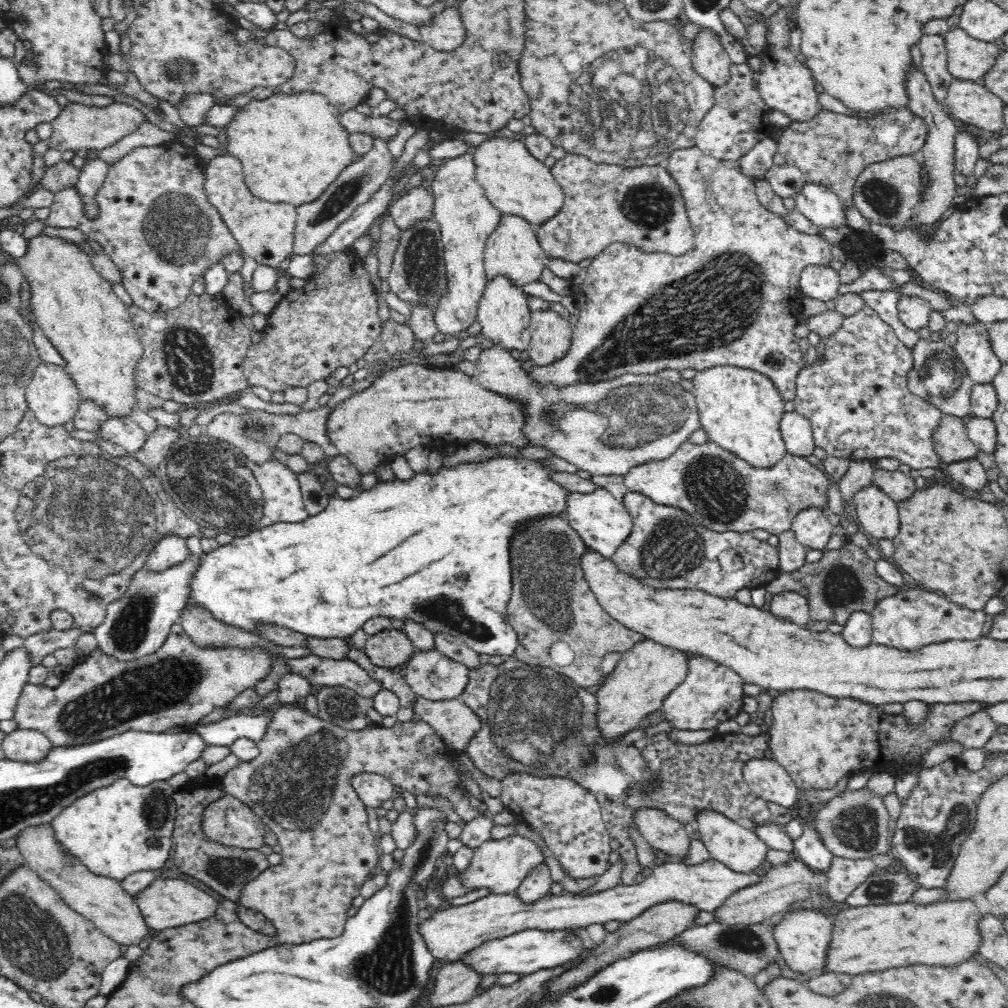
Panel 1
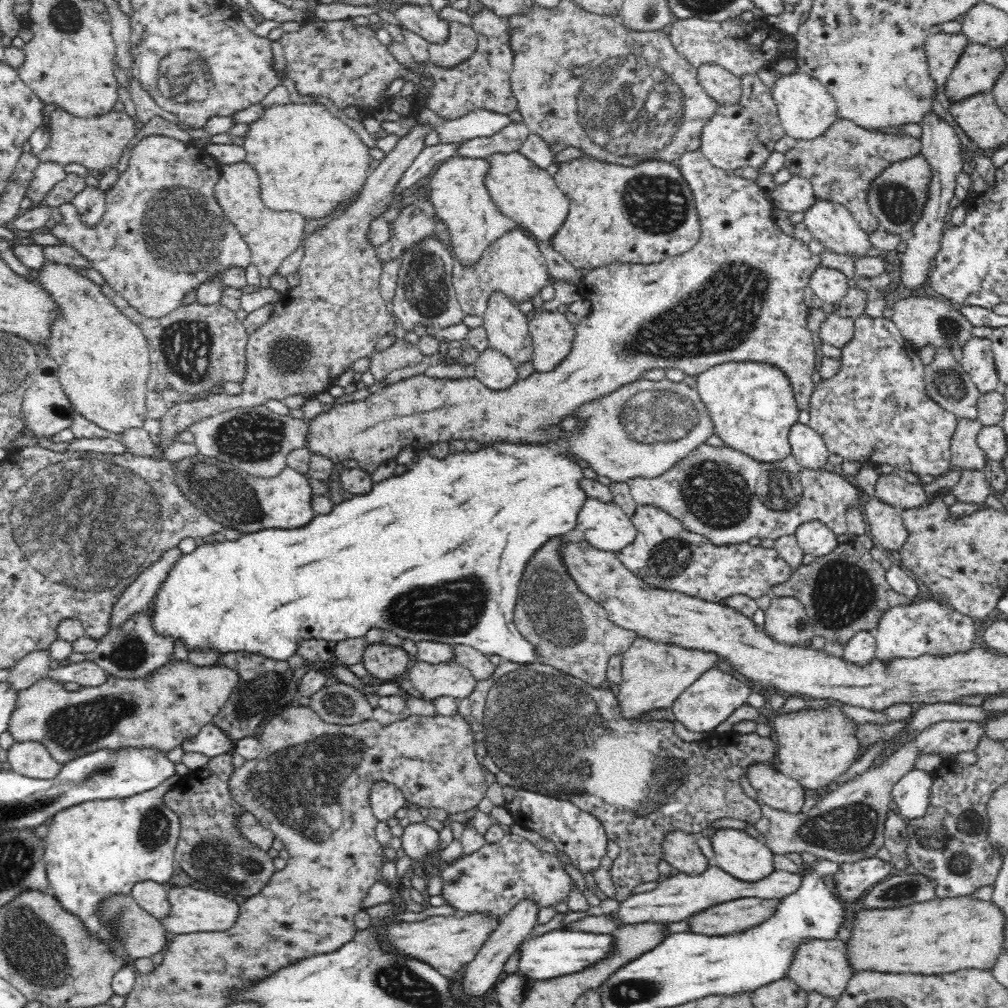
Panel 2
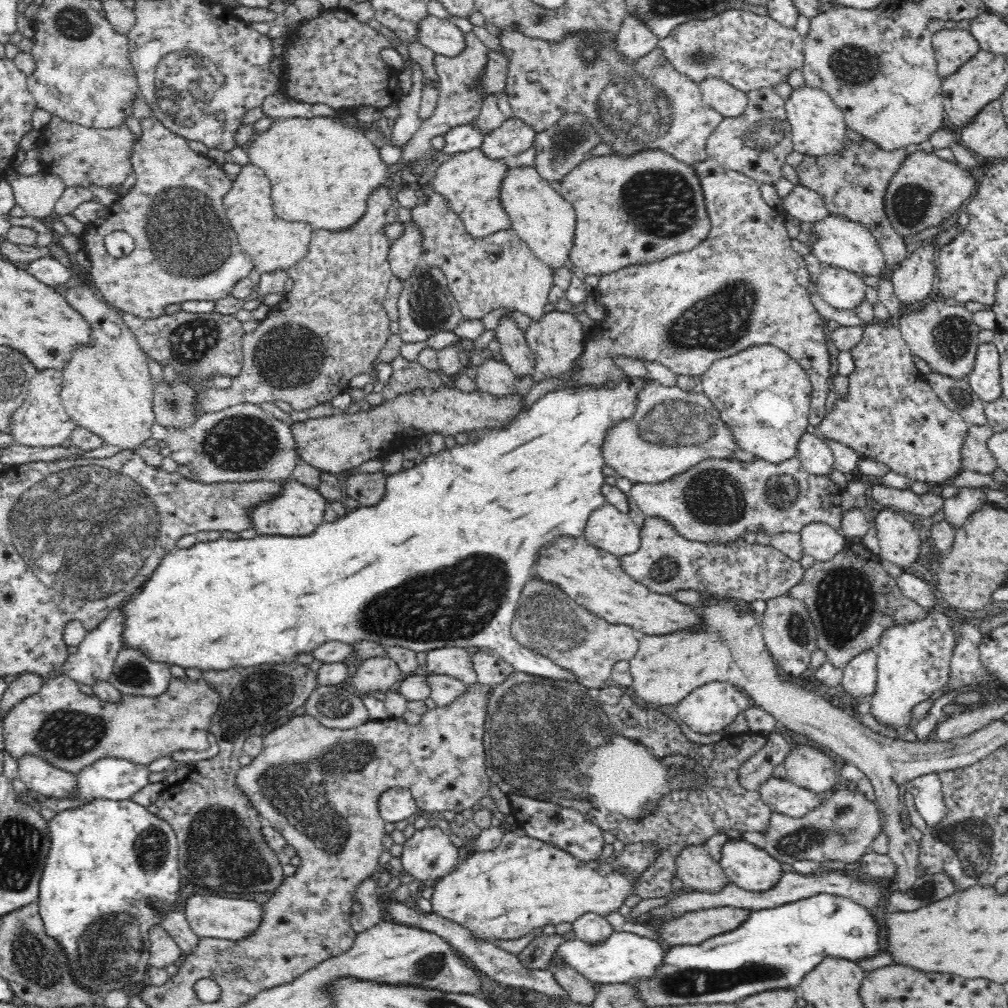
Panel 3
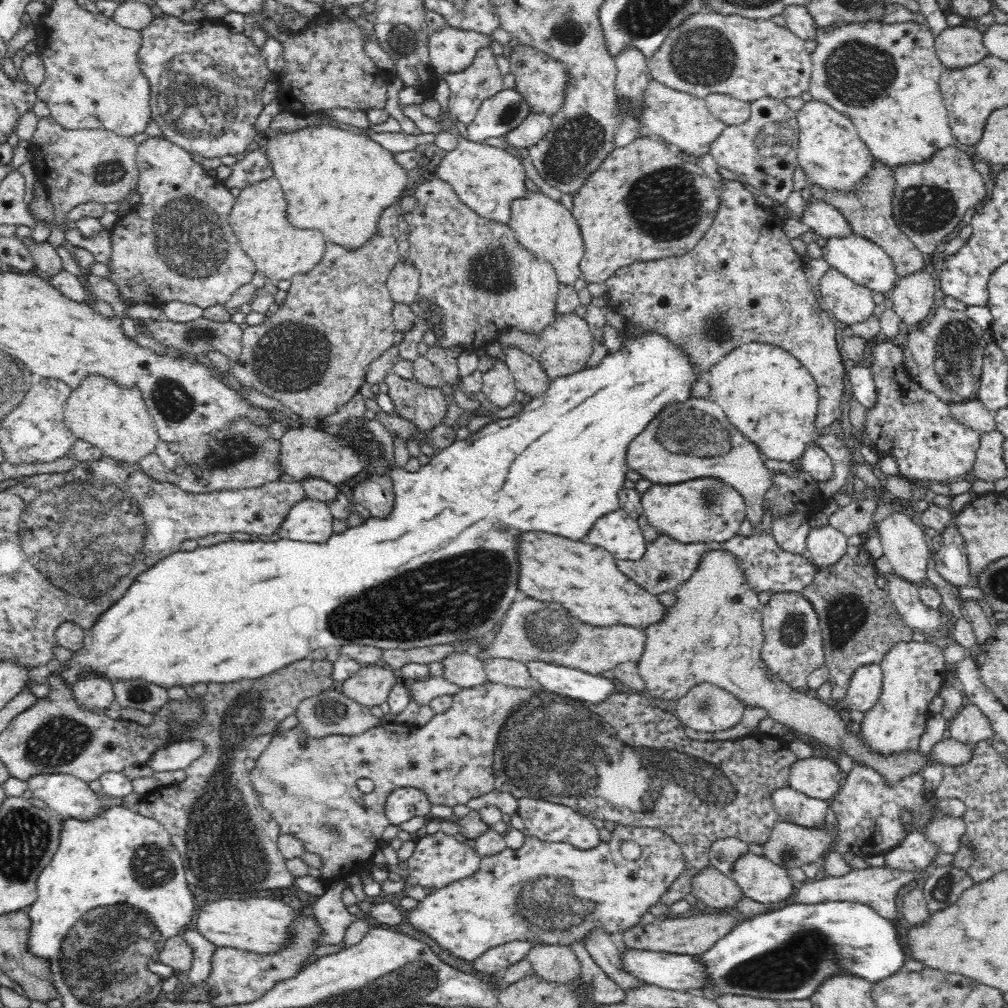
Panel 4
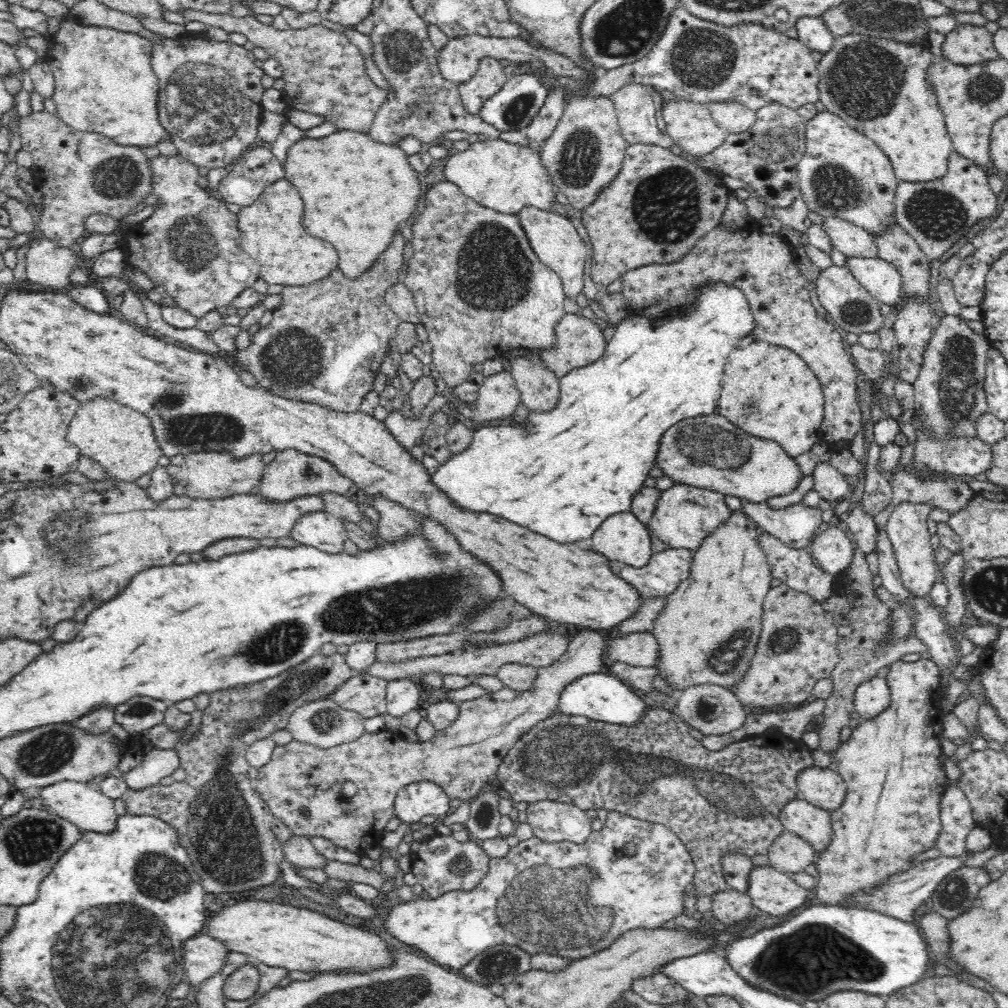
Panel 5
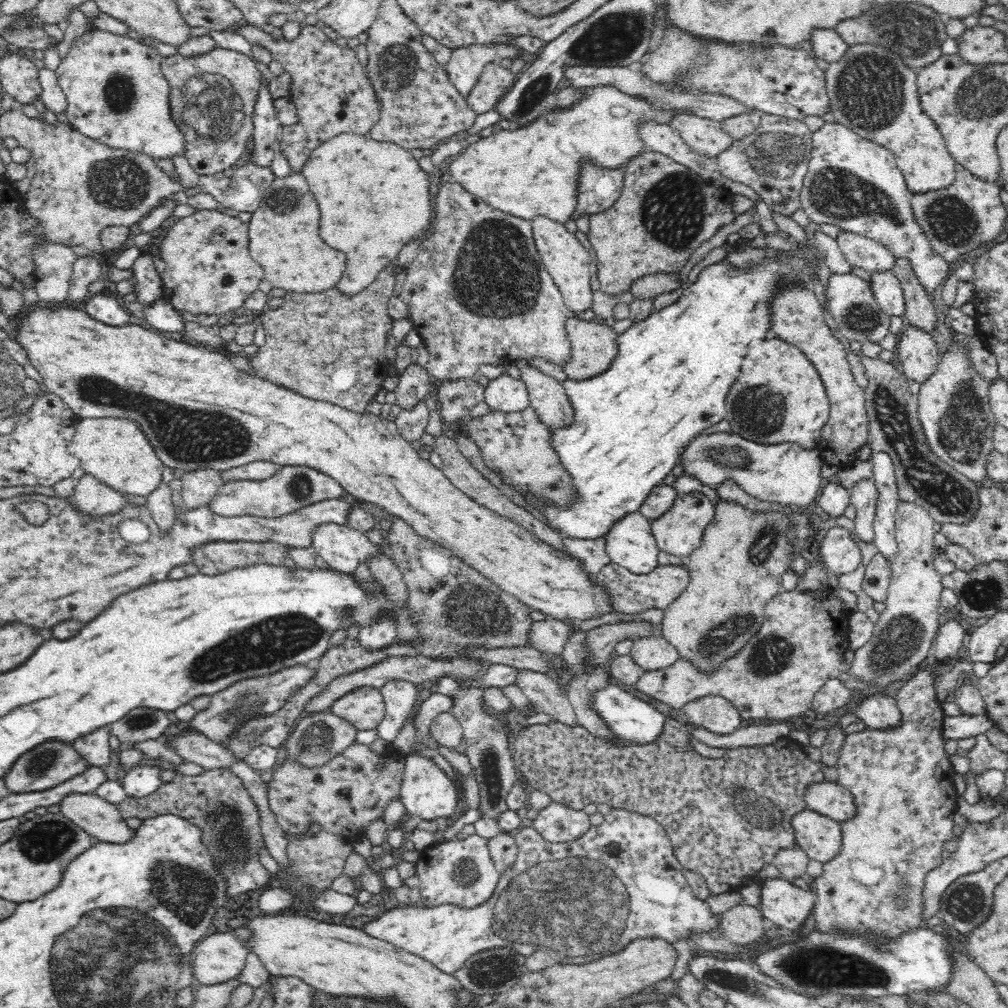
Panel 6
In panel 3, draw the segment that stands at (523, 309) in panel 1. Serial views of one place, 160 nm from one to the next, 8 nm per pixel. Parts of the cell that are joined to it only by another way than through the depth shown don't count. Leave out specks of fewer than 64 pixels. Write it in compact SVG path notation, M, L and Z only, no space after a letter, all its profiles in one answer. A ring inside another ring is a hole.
M503 316L495 328L495 339L500 342L499 358L510 367L516 377L534 377L536 359L531 354L524 332L508 317Z

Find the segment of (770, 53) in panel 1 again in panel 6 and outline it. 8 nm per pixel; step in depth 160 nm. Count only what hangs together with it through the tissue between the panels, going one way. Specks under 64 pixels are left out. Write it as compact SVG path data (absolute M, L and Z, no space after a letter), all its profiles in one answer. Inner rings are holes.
M826 122L813 132L811 140L810 164L799 193L802 210L816 224L834 224L883 244L898 259L906 259L933 305L934 293L941 290L952 270L949 262L932 248L916 222L912 194L894 155L886 147L863 139L838 122Z

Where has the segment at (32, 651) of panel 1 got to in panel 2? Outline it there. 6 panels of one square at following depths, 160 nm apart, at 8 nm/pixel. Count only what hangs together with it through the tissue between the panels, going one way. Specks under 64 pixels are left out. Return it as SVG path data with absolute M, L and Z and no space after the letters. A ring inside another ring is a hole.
M32 652L30 656L24 656L11 669L8 669L8 688L18 694L20 691L30 688L35 682L48 677L49 664L52 658L49 652Z

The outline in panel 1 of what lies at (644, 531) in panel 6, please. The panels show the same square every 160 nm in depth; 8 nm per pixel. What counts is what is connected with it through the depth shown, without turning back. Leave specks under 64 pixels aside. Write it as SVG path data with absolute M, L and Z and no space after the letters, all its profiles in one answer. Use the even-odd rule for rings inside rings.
M600 487L590 494L570 493L567 496L564 518L582 537L587 547L593 548L606 558L611 558L618 547L630 536L634 524L625 504L616 500L611 492Z

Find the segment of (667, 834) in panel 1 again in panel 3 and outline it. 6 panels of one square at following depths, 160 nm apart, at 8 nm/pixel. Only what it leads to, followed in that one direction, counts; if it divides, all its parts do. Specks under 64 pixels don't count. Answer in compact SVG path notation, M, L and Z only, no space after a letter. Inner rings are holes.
M688 846L683 850L675 862L678 879L687 889L703 894L718 894L730 886L730 880L719 862L713 860L704 846Z

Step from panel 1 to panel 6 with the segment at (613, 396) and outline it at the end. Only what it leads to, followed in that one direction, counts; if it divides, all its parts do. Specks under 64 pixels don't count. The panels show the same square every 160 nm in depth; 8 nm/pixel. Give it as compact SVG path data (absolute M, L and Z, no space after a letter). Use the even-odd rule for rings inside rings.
M506 373L486 386L484 401L491 411L522 412L530 407L526 384L521 379L514 380ZM700 434L696 440L692 440L692 444L684 450L679 463L684 466L684 472L695 479L700 480L702 484L706 484L711 488L715 488L726 478L731 478L744 492L750 494L755 499L764 502L775 502L781 505L787 505L800 509L801 511L810 511L813 509L818 495L821 493L822 466L824 460L820 458L820 452L816 449L804 449L795 443L784 444L755 444L737 436L736 434Z

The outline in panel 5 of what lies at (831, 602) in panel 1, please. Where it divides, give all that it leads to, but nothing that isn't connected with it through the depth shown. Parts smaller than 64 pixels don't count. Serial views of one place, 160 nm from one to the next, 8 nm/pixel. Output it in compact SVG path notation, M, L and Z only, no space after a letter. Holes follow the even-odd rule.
M855 550L853 563L842 574L835 579L833 584L834 592L845 594L853 600L853 609L847 618L851 621L853 631L847 637L839 637L837 642L838 653L841 660L831 674L833 682L833 693L825 700L825 709L822 716L824 721L819 731L819 747L823 752L832 756L837 748L842 744L840 731L845 726L849 726L850 713L855 710L854 695L856 689L872 677L876 677L878 670L882 667L889 667L892 663L898 662L906 655L918 653L920 656L928 656L927 646L918 638L910 637L905 641L888 643L883 649L884 652L875 658L874 646L886 636L888 626L890 626L890 604L882 603L872 589L872 574L866 563L866 552Z

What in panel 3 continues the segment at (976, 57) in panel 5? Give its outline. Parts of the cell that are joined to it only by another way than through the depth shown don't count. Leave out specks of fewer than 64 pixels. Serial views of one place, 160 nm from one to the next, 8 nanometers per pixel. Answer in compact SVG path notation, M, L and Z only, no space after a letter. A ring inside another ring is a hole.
M944 28L933 34L931 43L935 50L937 71L941 77L954 74L981 49L969 30Z

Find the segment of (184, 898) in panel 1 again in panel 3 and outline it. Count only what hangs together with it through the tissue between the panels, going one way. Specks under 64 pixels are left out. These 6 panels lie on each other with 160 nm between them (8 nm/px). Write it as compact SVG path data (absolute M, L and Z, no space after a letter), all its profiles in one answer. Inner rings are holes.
M192 896L184 904L184 915L190 929L200 938L224 939L239 941L250 938L258 932L264 922L264 906L252 900L238 898L218 898L218 896Z

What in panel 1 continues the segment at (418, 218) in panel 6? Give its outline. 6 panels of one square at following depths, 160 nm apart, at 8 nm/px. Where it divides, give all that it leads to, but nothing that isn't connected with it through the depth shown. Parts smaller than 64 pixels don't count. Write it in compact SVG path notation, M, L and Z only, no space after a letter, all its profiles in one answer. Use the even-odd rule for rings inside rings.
M304 91L291 95L281 92L265 100L252 99L225 126L228 146L225 150L241 160L247 187L254 196L271 203L288 203L295 207L316 200L341 176L356 154L348 141L349 132L340 124L337 111L324 95Z

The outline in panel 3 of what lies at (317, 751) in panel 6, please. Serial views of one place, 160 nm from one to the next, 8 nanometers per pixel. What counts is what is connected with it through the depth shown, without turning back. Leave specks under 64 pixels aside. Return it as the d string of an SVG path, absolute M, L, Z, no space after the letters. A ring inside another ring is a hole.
M338 685L316 687L304 708L306 715L326 728L348 730L370 721L368 709L360 696Z

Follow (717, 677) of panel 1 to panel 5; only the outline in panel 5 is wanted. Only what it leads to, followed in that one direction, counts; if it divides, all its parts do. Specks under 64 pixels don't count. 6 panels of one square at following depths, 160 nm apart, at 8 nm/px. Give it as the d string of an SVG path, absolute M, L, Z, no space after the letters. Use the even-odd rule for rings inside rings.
M710 683L686 687L678 696L677 704L678 714L705 736L726 734L740 728L749 713L732 691Z

